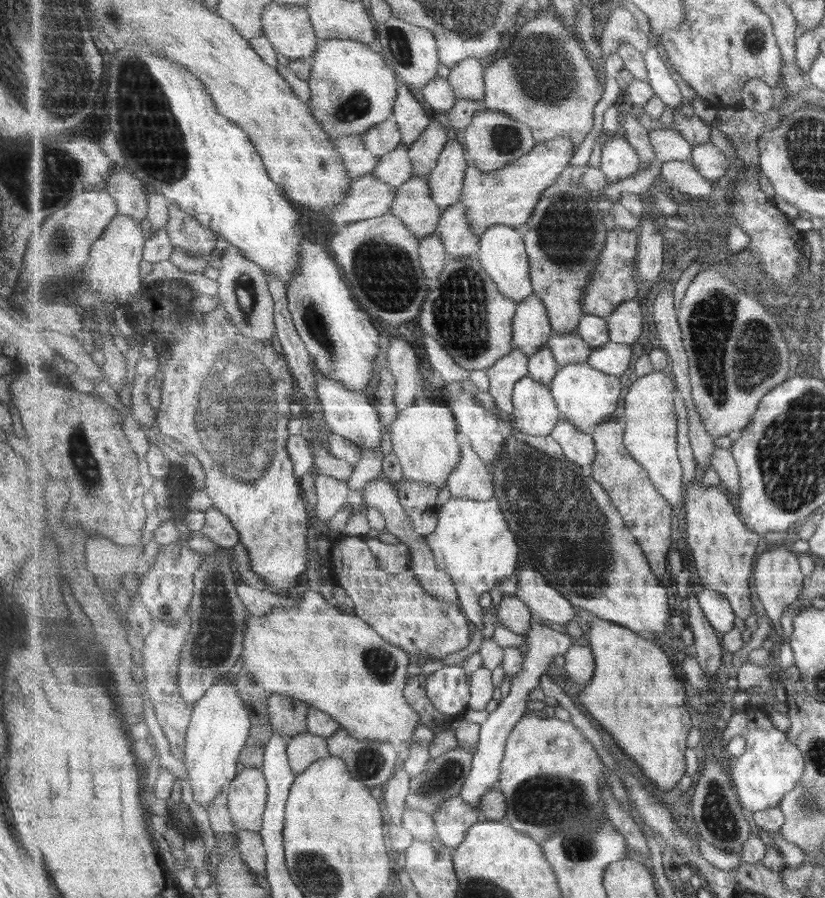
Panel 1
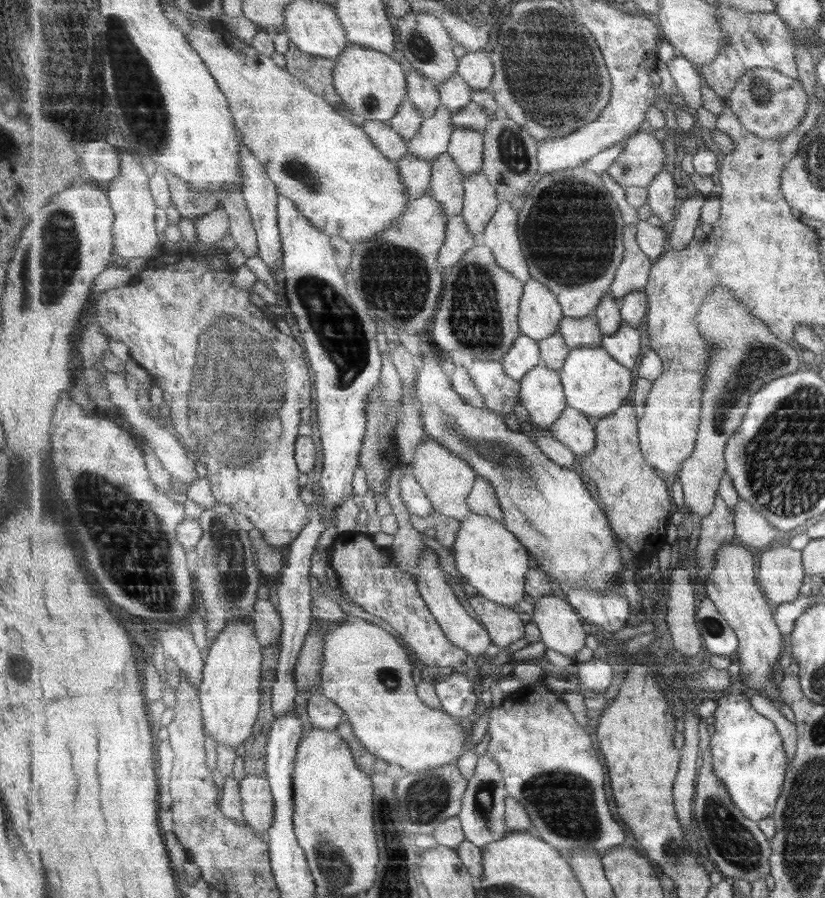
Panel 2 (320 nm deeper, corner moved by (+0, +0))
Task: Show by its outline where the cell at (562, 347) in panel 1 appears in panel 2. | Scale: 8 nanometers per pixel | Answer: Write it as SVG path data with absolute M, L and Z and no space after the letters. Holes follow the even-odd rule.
M595 313L585 318L564 317L559 332L571 349L601 347L604 339L604 332Z

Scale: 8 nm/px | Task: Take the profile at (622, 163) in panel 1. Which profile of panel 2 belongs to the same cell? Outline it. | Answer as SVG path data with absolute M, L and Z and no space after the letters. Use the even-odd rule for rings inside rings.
M648 128L640 129L627 141L622 155L611 165L608 173L621 186L648 188L663 171L665 152L661 141Z

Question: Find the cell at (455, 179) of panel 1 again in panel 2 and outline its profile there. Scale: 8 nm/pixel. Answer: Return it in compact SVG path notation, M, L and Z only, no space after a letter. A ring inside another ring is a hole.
M457 127L452 132L452 140L448 153L454 156L464 178L481 173L484 167L484 143L483 133L473 129Z

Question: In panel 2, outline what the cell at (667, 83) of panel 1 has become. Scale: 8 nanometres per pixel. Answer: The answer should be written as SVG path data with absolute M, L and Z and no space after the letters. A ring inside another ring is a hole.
M676 55L668 62L672 77L679 87L687 108L696 112L703 107L703 92L701 88L705 83L702 74L688 58Z

